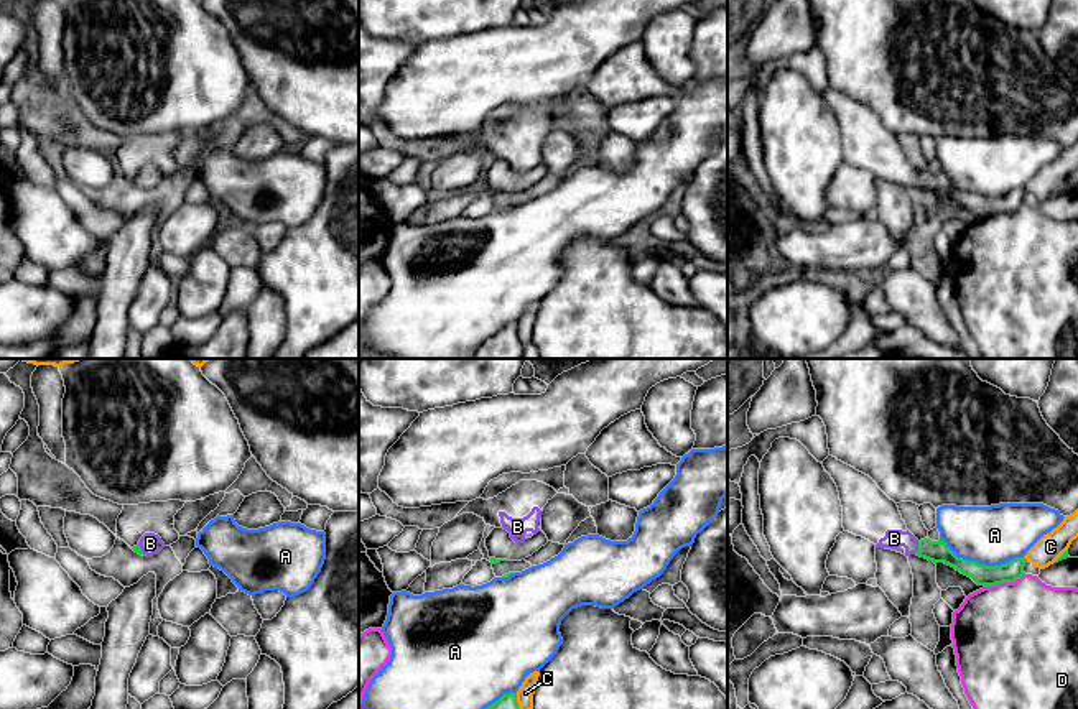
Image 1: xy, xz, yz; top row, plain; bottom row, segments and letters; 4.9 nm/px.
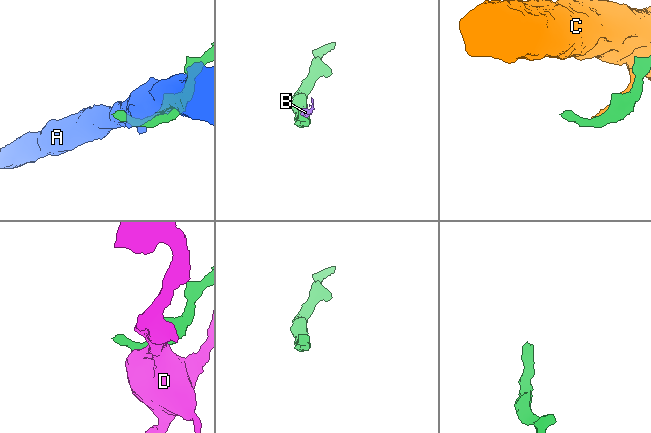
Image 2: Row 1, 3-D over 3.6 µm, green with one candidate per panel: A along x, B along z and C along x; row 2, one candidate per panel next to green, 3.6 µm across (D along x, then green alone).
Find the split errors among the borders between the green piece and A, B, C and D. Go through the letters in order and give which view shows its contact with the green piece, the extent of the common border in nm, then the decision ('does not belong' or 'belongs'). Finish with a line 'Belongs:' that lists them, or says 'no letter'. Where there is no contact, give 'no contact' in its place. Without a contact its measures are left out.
A: meets green in yz; contact 420 nm long; does not belong
B: meets green in yz; contact 70 nm long; belongs
C: meets green in xz; contact 80 nm long; does not belong
D: meets green in yz; contact 200 nm long; does not belong
Belongs: B

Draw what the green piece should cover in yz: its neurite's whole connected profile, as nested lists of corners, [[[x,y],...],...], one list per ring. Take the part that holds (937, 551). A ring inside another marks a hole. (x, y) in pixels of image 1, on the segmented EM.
[[[828,456],[825,470],[834,480],[843,507],[843,528],[876,544],[905,556],[917,554],[928,561],[945,563],[971,577],[978,586],[996,586],[1020,579],[1025,558],[1015,558],[1001,566],[984,566],[976,561],[958,558],[943,540],[917,540],[908,530],[899,507],[877,484],[854,467]]]

